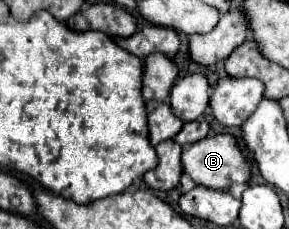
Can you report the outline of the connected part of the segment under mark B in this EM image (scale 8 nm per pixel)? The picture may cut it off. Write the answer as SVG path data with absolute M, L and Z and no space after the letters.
M231 135L205 137L189 147L183 147L181 165L183 165L183 173L189 175L195 181L195 185L221 189L221 191L229 189L231 183L247 183L249 175L251 175L249 161L245 159L243 151L237 147L235 137L231 137Z

